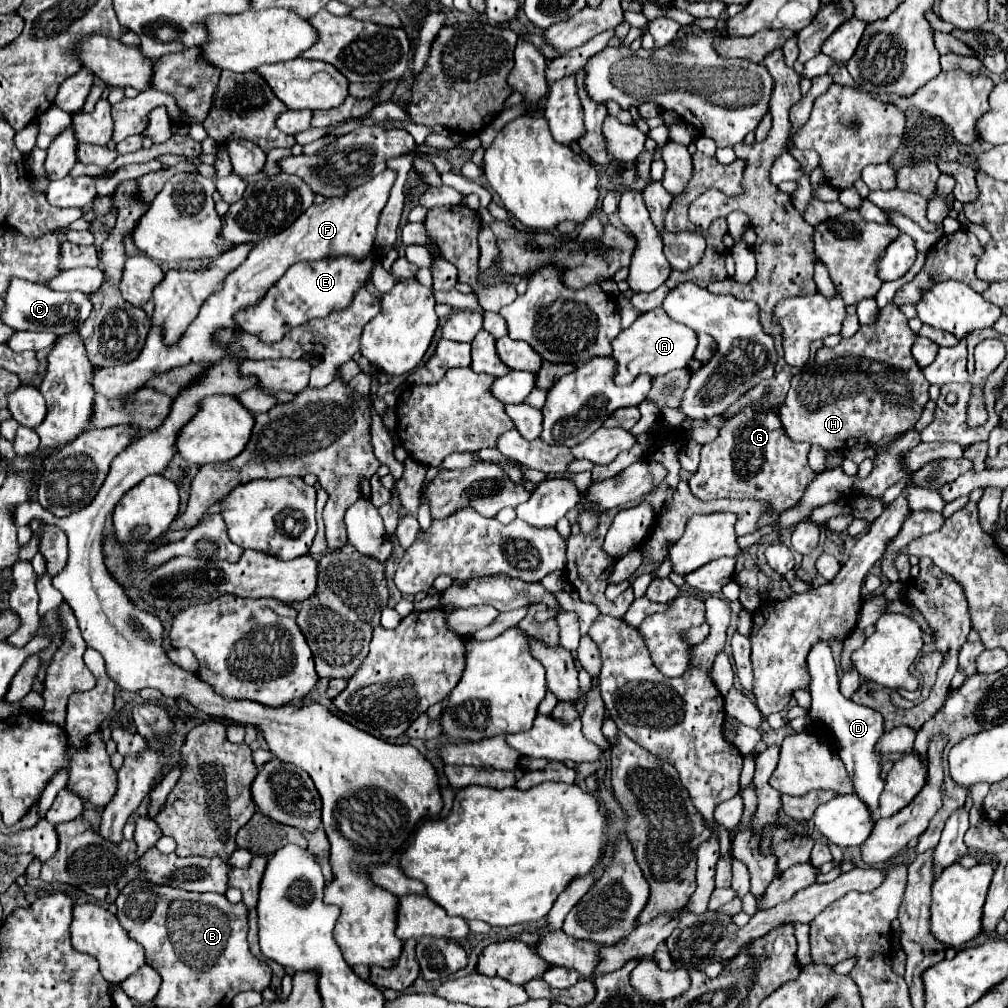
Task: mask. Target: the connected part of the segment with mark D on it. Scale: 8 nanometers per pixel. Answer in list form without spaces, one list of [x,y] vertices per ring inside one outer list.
[[[816,643],[808,655],[808,671],[812,675],[812,685],[810,685],[810,695],[812,695],[812,707],[810,707],[810,717],[814,721],[824,723],[830,733],[832,739],[838,747],[838,755],[846,765],[848,775],[854,781],[856,793],[860,795],[860,799],[868,805],[868,809],[872,811],[872,817],[876,819],[876,811],[878,811],[878,797],[884,789],[884,781],[880,779],[880,757],[874,751],[874,745],[878,743],[878,739],[884,733],[884,719],[878,711],[870,709],[870,707],[862,707],[856,705],[852,699],[846,699],[840,689],[838,689],[838,673],[836,673],[836,663],[832,659],[832,651],[826,643]]]

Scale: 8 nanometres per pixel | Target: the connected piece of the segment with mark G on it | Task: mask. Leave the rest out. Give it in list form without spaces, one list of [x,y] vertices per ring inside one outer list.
[[[754,401],[752,405],[742,407],[734,417],[726,419],[724,425],[720,427],[720,435],[718,435],[712,443],[706,443],[706,445],[702,447],[702,451],[700,451],[700,467],[698,467],[698,471],[690,477],[688,483],[690,483],[692,493],[694,493],[698,499],[702,499],[702,501],[712,501],[712,499],[762,499],[762,501],[766,501],[766,503],[770,503],[770,513],[764,513],[764,515],[762,515],[762,527],[764,527],[764,525],[772,525],[772,523],[778,521],[778,517],[780,517],[788,507],[792,507],[792,505],[796,505],[796,503],[800,501],[800,497],[802,497],[806,485],[816,477],[816,475],[812,473],[812,469],[808,467],[808,451],[810,451],[810,445],[808,445],[808,443],[796,443],[796,441],[792,441],[790,437],[786,437],[786,433],[782,431],[782,421],[778,419],[778,411],[776,411],[776,409],[766,407],[766,405],[760,403],[760,401]]]

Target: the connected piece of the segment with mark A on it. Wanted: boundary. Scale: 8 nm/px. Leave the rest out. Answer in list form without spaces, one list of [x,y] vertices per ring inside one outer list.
[[[660,307],[648,313],[642,313],[628,329],[620,331],[620,335],[612,343],[612,357],[616,361],[614,381],[620,385],[630,385],[638,375],[666,375],[672,369],[684,369],[688,359],[692,359],[696,349],[696,333],[680,323],[674,323],[666,311]]]

